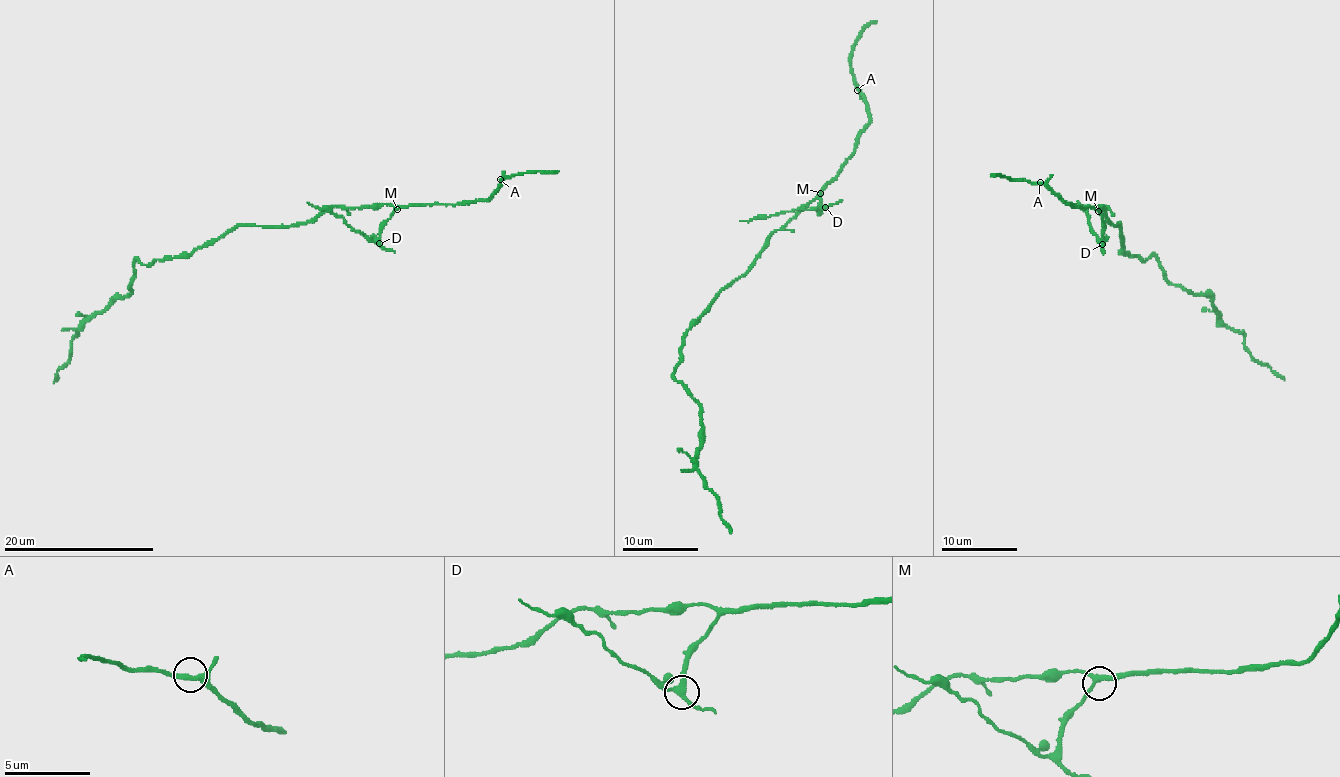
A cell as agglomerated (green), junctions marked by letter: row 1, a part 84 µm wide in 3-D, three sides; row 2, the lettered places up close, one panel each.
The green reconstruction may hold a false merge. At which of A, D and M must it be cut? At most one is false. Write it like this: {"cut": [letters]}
{"cut": ["D"]}

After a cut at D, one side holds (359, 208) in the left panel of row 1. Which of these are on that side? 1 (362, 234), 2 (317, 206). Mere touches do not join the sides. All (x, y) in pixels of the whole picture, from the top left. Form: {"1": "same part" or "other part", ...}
{"1": "other part", "2": "other part"}

